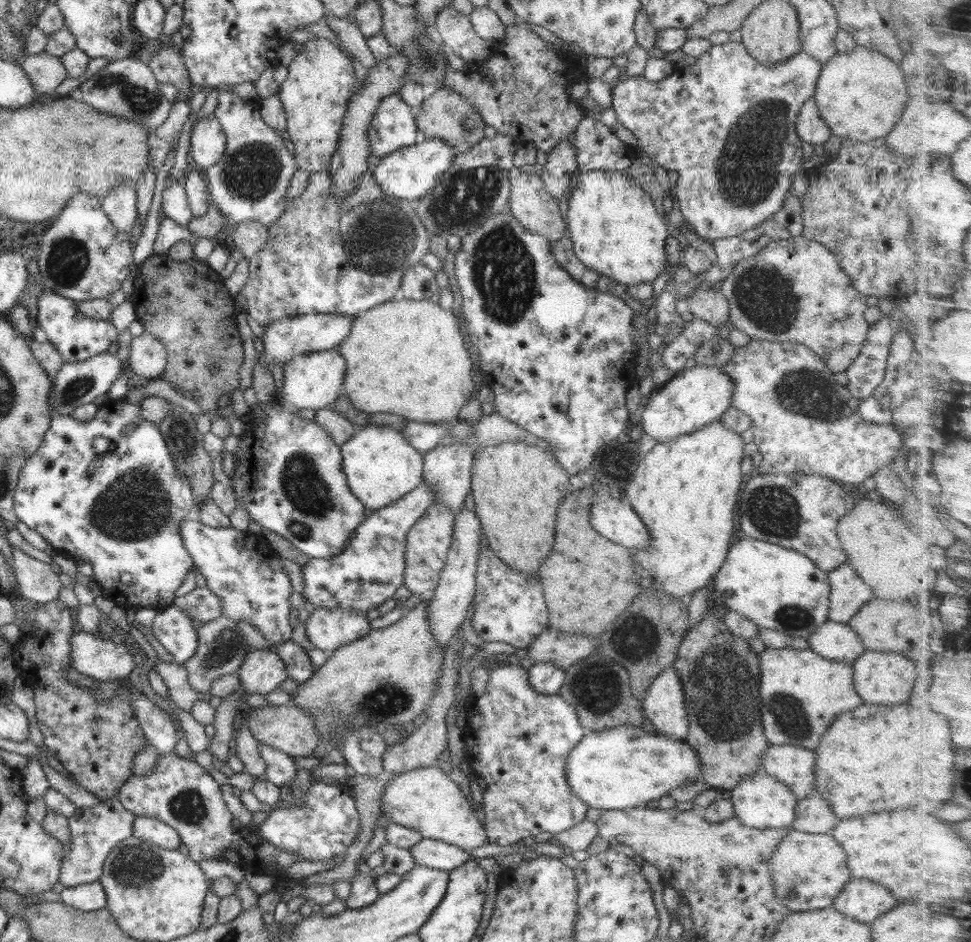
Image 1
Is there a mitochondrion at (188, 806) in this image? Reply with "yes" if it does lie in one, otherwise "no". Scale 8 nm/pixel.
yes

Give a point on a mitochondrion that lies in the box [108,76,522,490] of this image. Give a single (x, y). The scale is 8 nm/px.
(377, 236)

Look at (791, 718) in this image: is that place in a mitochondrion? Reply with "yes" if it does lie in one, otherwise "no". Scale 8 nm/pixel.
yes

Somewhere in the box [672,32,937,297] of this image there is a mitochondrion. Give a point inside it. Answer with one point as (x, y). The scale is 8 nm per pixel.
(746, 170)

